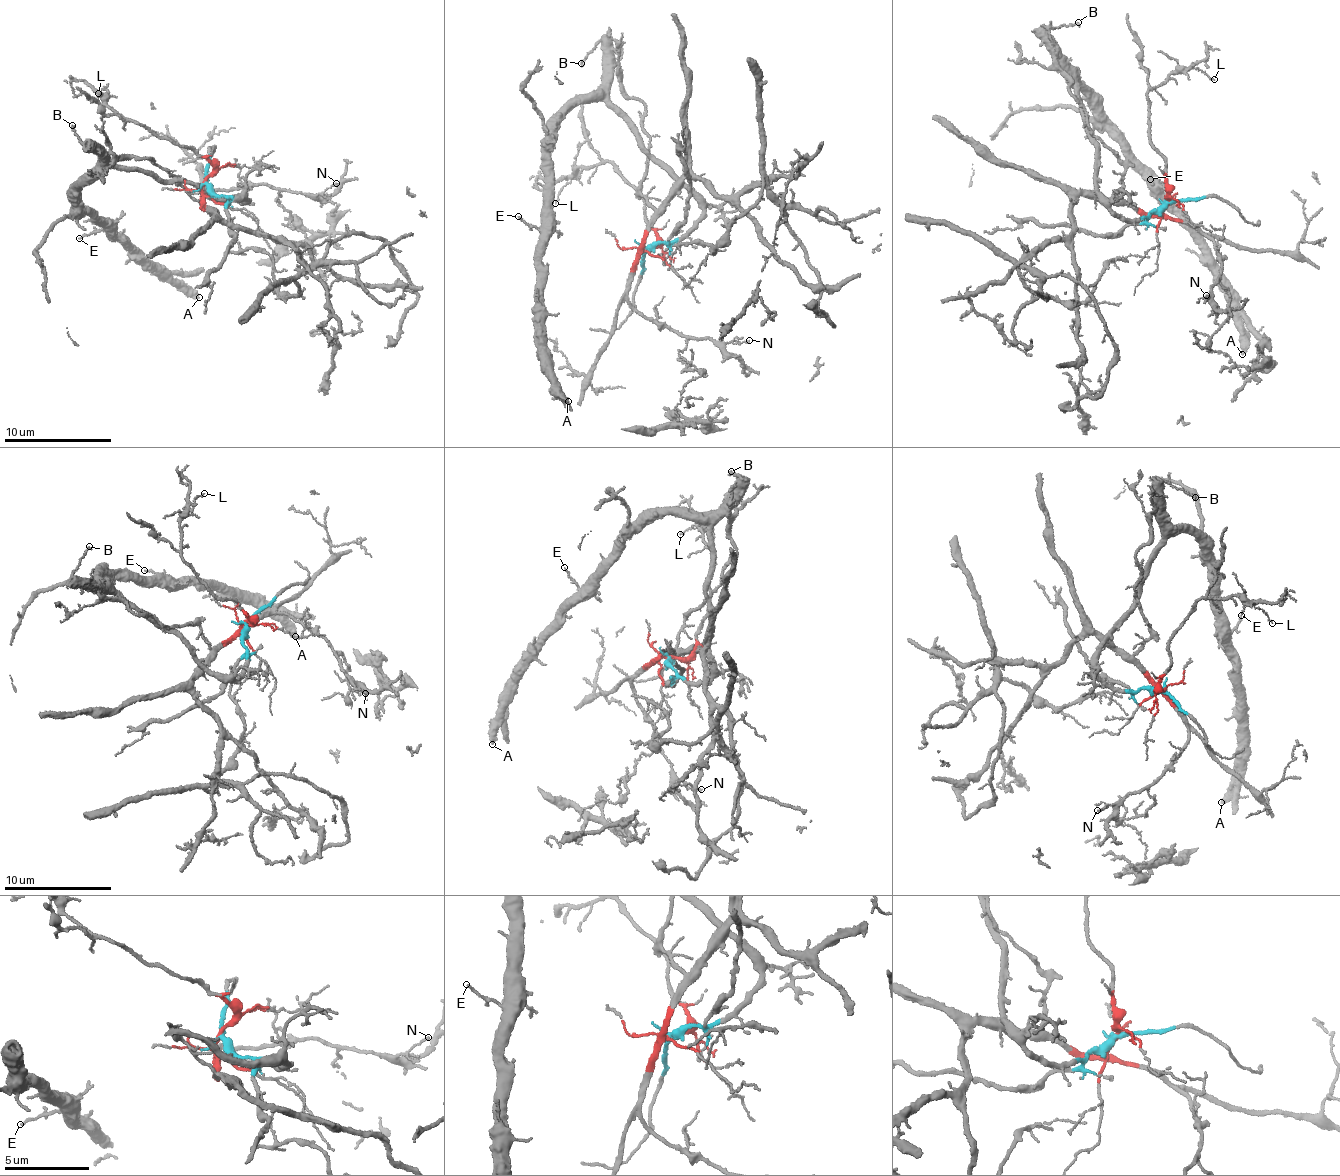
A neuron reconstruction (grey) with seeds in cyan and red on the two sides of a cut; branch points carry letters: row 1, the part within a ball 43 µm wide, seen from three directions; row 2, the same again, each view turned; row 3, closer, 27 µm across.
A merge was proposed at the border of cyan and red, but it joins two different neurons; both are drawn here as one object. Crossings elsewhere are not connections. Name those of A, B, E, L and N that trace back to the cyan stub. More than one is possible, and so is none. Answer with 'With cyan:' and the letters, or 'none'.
With cyan: A, B, E

